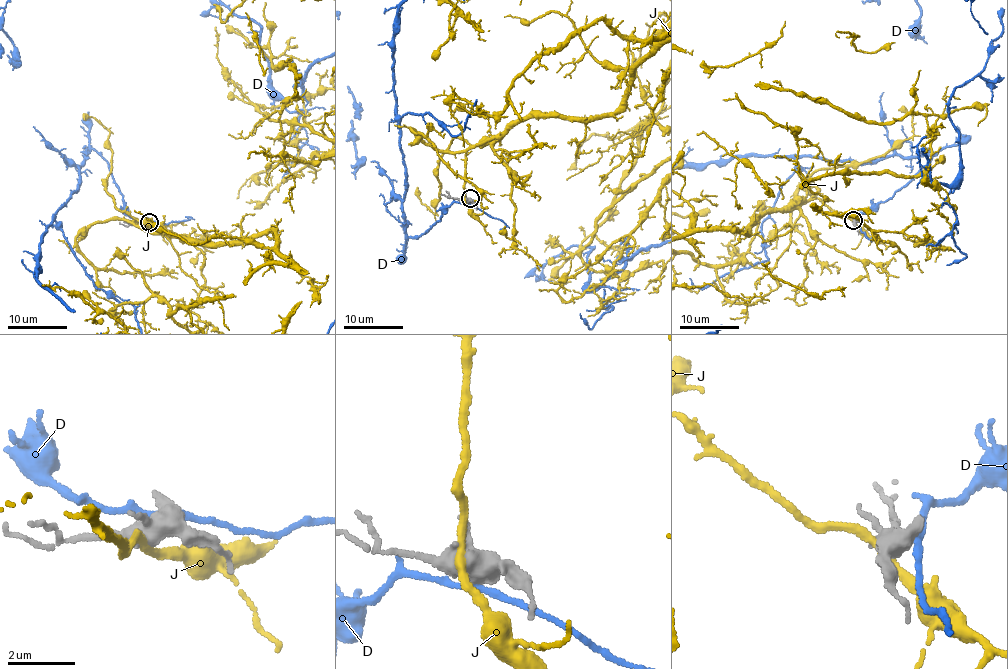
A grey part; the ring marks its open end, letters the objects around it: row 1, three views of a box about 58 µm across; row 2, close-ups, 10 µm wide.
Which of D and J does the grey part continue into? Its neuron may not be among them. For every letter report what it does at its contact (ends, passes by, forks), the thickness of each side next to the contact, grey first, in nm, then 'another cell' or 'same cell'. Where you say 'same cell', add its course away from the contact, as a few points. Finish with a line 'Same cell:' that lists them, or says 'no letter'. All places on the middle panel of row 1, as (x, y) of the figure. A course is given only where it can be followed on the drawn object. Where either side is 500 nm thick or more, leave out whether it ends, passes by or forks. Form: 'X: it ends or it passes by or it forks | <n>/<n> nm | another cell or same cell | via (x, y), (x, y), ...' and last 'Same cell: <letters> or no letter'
D: it passes by | 440/180 nm | another cell
J: it passes by | 460/240 nm | another cell
Same cell: no letter

